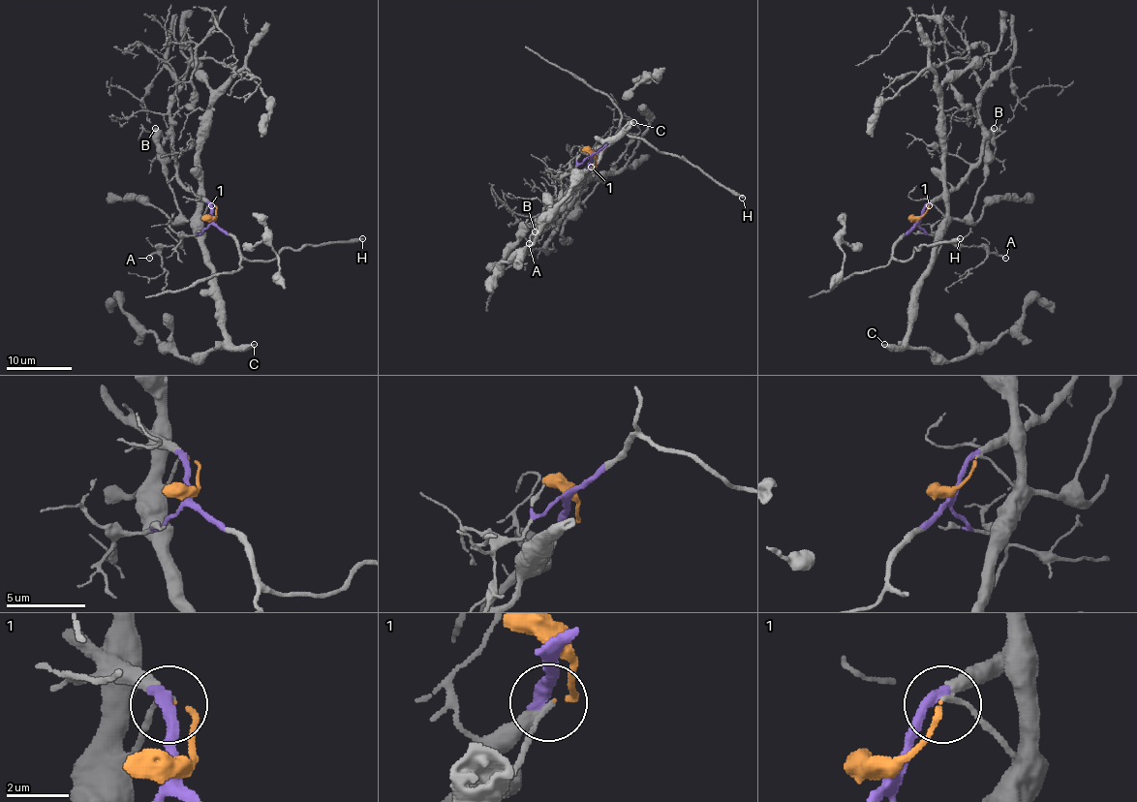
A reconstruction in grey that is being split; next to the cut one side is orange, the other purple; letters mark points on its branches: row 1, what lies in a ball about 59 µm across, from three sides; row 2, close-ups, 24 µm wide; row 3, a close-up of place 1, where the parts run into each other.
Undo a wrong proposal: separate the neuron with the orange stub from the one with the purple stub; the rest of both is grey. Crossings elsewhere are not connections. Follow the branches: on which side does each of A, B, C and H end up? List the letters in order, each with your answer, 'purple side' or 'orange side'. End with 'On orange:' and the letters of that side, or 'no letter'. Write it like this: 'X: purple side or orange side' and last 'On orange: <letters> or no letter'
A: purple side
B: orange side
C: orange side
H: purple side
On orange: B, C

